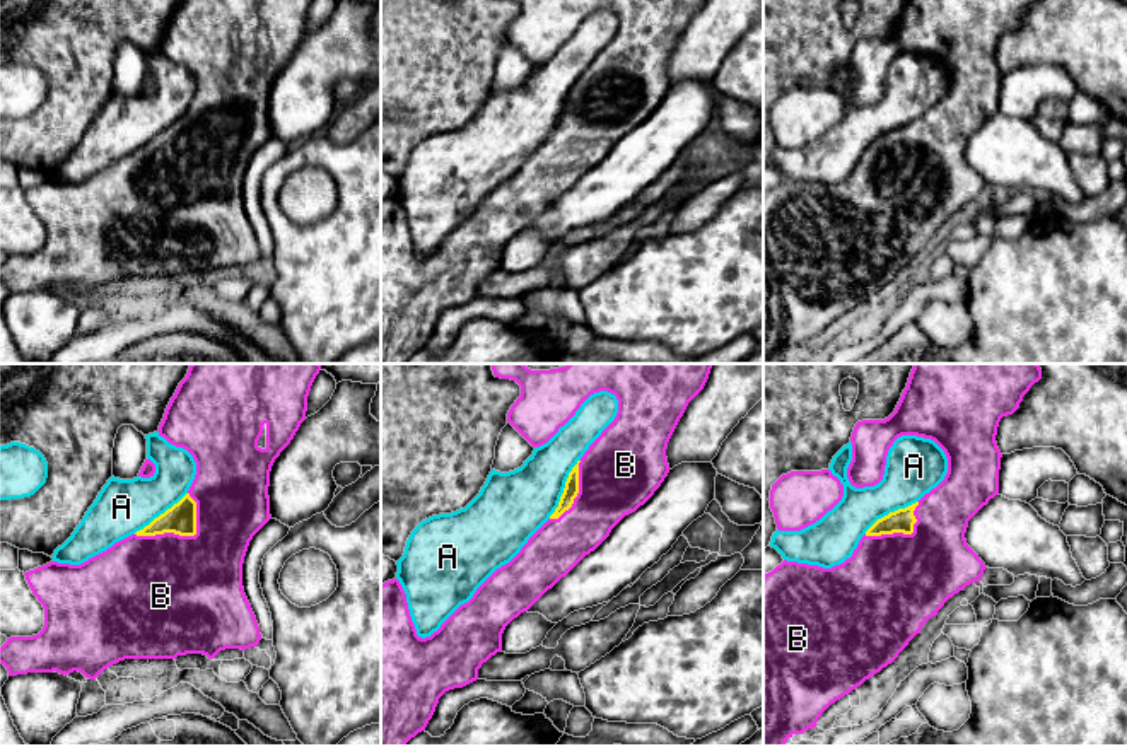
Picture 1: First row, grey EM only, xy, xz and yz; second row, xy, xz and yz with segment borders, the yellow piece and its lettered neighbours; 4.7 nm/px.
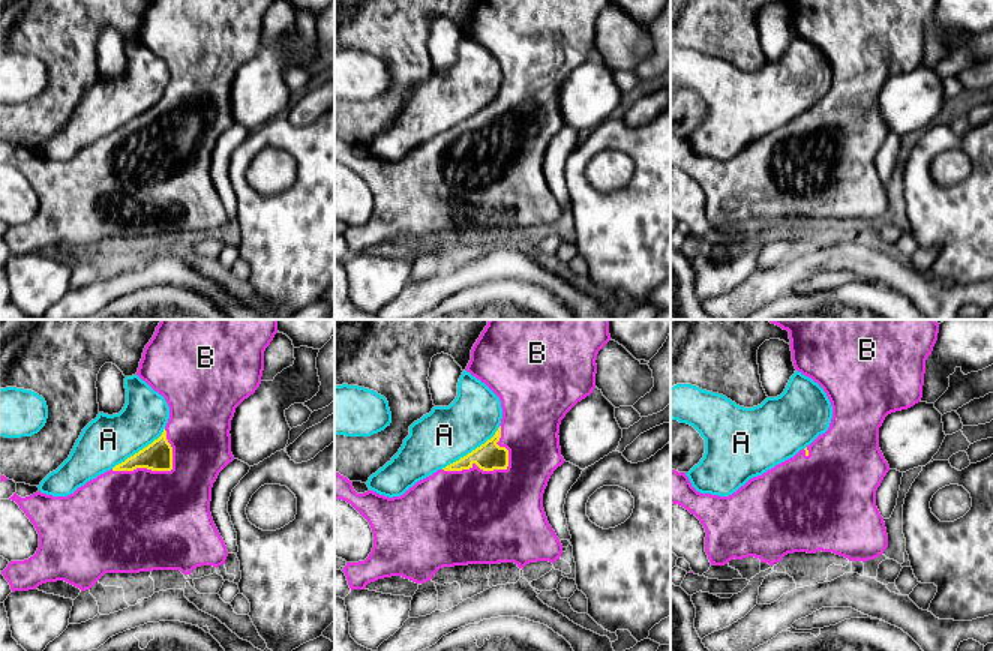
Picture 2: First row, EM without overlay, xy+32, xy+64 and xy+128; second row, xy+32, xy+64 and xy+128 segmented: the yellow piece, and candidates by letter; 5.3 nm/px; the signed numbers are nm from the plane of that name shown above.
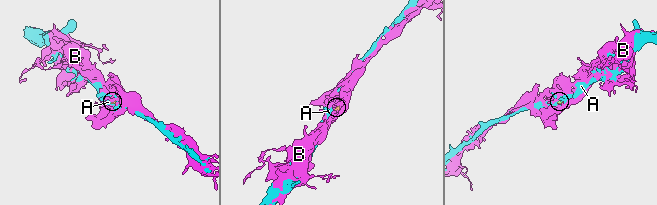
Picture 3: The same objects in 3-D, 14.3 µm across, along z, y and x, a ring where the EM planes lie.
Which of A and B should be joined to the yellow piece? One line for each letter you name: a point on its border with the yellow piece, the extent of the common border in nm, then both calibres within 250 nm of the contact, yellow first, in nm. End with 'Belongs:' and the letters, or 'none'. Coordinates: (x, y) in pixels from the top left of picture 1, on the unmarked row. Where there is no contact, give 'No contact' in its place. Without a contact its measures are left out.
B: Touches yellow at xy (180, 152). Shared border 340 nm. Thickness 140 nm (yellow) against 500 nm
Belongs: B

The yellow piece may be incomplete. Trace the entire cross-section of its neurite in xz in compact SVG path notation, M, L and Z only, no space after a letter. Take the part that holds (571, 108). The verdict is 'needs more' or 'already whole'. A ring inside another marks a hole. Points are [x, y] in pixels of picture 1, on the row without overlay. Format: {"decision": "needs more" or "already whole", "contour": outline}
{"decision": "needs more", "contour": "M517 0L521 14L511 24L507 39L533 63L546 61L594 10L608 9L618 17L615 38L589 63L569 90L558 125L550 137L528 157L521 169L497 186L430 254L418 254L410 234L406 212L396 196L398 183L381 172L381 364L405 364L425 348L439 316L454 306L478 297L478 287L502 268L505 244L528 229L548 207L565 195L586 172L594 169L611 147L628 131L644 123L669 90L668 60L688 20L704 7L705 0Z"}

